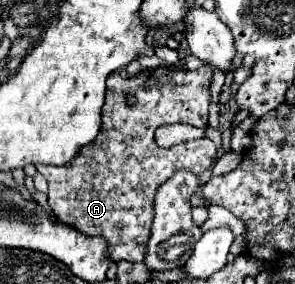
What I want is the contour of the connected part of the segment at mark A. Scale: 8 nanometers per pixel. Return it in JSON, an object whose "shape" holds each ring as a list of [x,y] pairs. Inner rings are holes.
{"shape":[[[204,66],[194,72],[178,70],[178,68],[154,68],[154,70],[142,70],[136,74],[136,78],[122,78],[118,72],[108,76],[108,84],[122,84],[120,90],[106,92],[106,102],[102,108],[102,130],[96,136],[94,142],[84,146],[80,154],[68,162],[68,166],[38,166],[38,170],[48,180],[48,204],[52,212],[58,216],[58,220],[74,226],[82,234],[88,236],[104,236],[112,246],[120,248],[120,260],[128,262],[142,262],[146,254],[146,244],[150,238],[150,226],[152,226],[152,210],[154,210],[154,194],[160,184],[164,184],[176,170],[192,170],[196,174],[202,174],[206,168],[210,168],[216,158],[218,150],[214,148],[212,140],[192,140],[178,146],[172,146],[170,150],[162,150],[154,144],[154,130],[164,124],[190,124],[198,128],[208,126],[208,106],[210,106],[210,88],[212,82],[212,68]],[[126,94],[136,96],[136,106],[126,104]]]}

